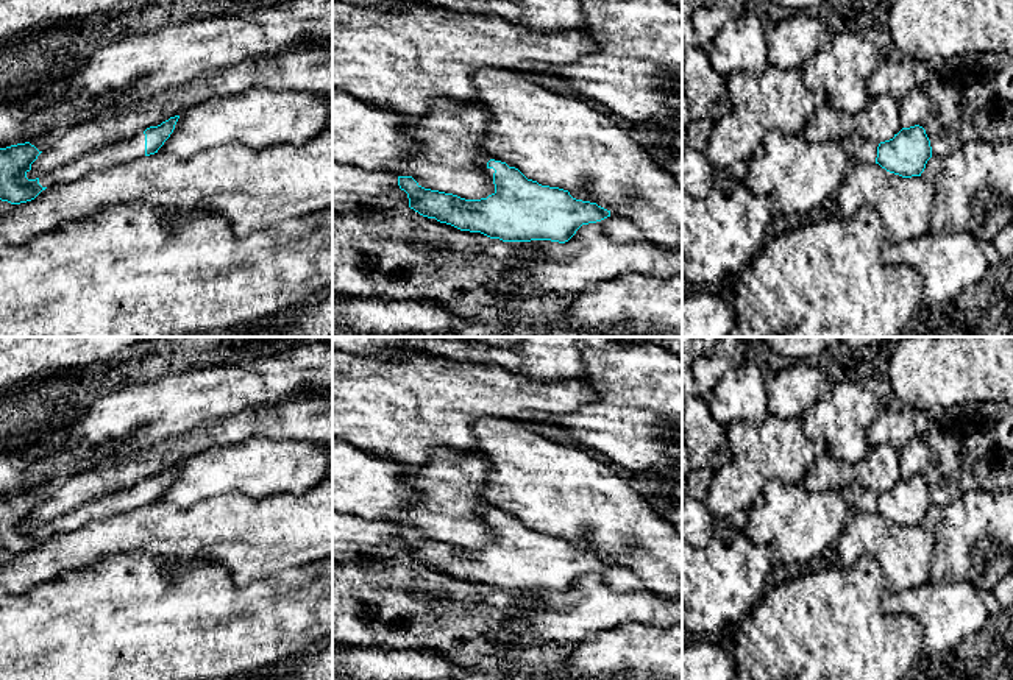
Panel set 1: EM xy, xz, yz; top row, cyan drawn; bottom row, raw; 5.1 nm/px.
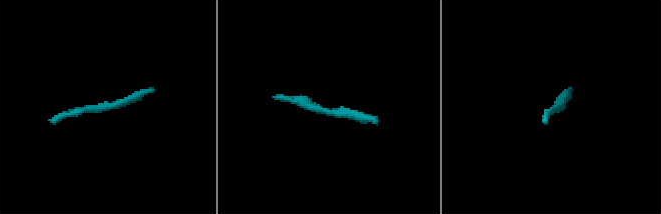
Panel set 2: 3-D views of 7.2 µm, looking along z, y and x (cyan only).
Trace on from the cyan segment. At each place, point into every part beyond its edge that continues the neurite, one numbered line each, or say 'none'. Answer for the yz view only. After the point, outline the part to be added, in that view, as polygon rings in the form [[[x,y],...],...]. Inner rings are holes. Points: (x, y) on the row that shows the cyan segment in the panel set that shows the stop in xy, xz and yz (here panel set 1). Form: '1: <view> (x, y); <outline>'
1: yz (860, 148); [[[862,136],[848,140],[849,158],[854,162],[876,162],[879,142]]]

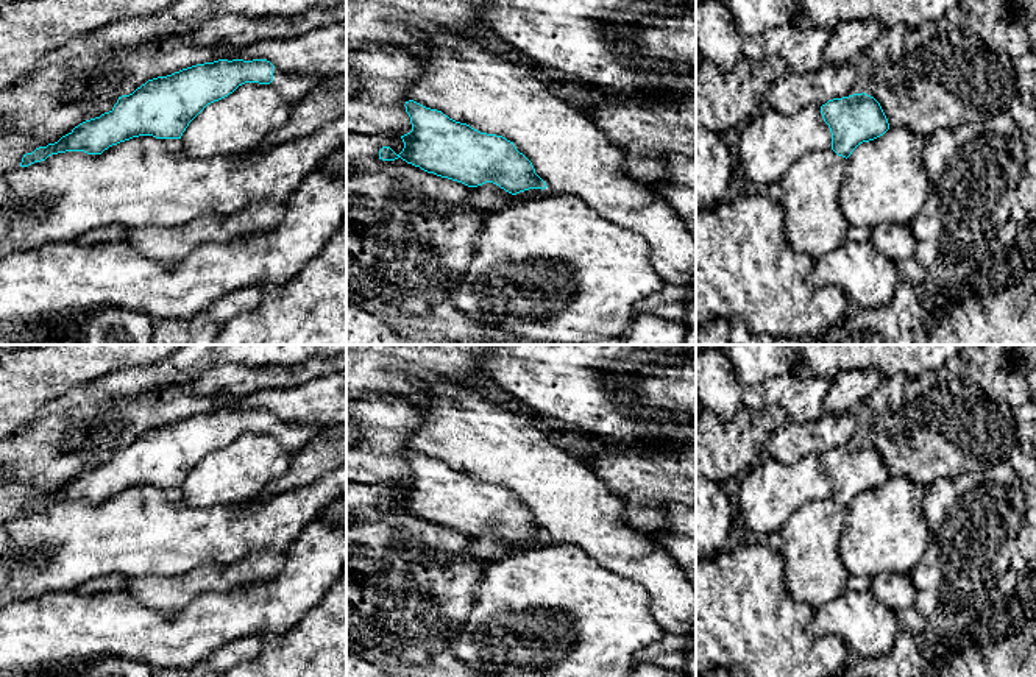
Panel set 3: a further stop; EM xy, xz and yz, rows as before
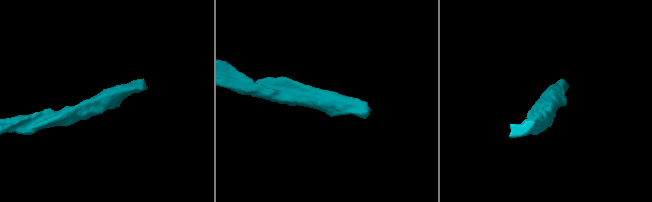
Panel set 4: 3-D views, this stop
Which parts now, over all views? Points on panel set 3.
1: xy (292, 86); [[[278,67],[273,69],[273,86],[287,101],[296,103],[306,94],[312,92],[317,86],[320,86],[326,78],[318,75],[300,75],[279,70]]]

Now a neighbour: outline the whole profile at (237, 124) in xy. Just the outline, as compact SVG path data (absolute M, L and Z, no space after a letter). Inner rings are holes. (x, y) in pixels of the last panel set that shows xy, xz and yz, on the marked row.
M245 83L189 123L183 150L193 158L250 154L289 120L292 106L273 86Z

